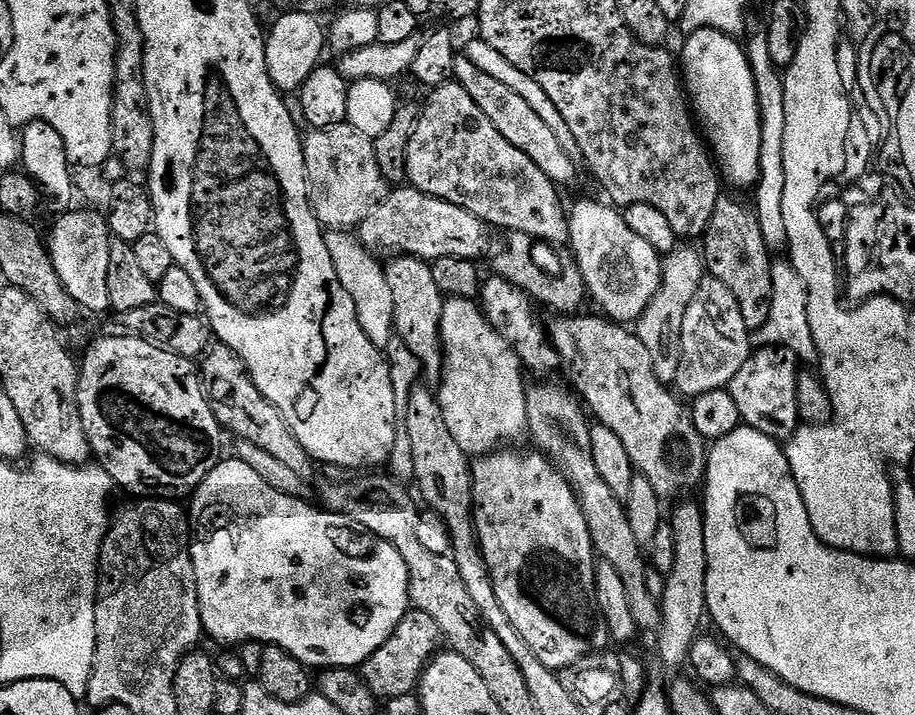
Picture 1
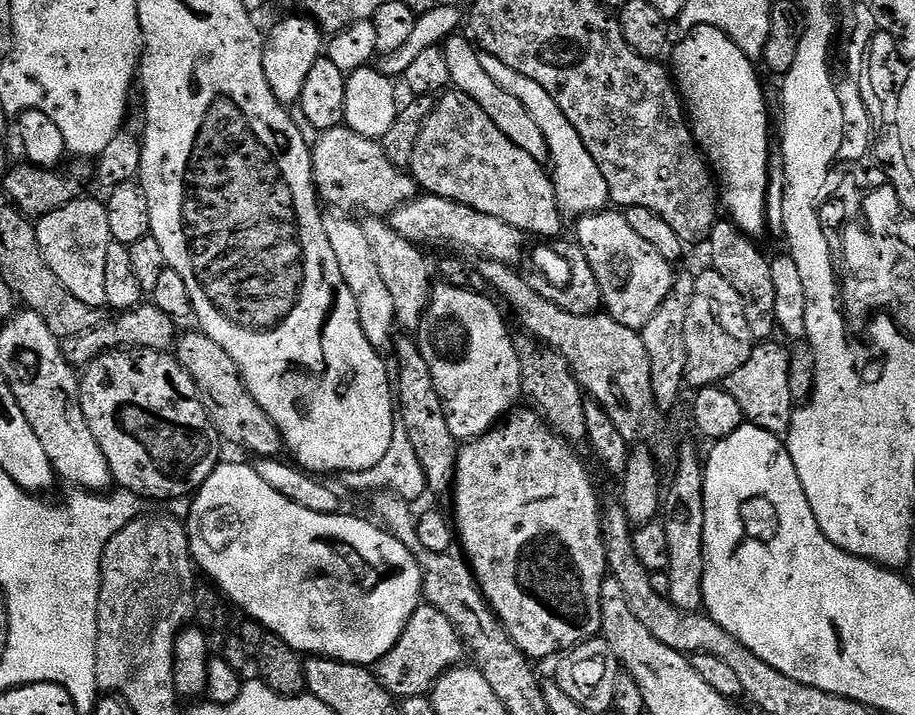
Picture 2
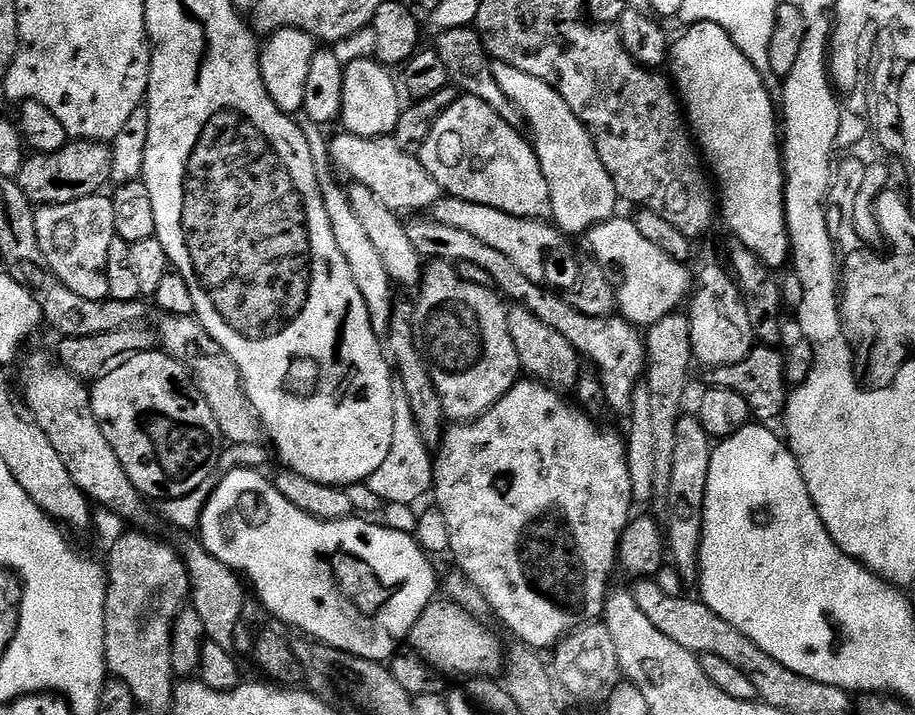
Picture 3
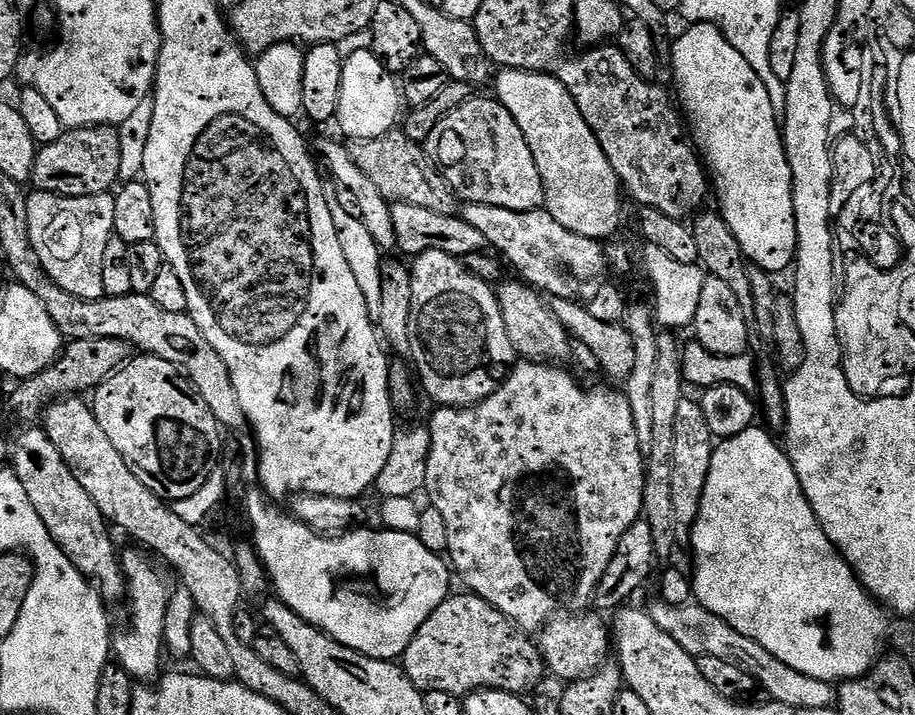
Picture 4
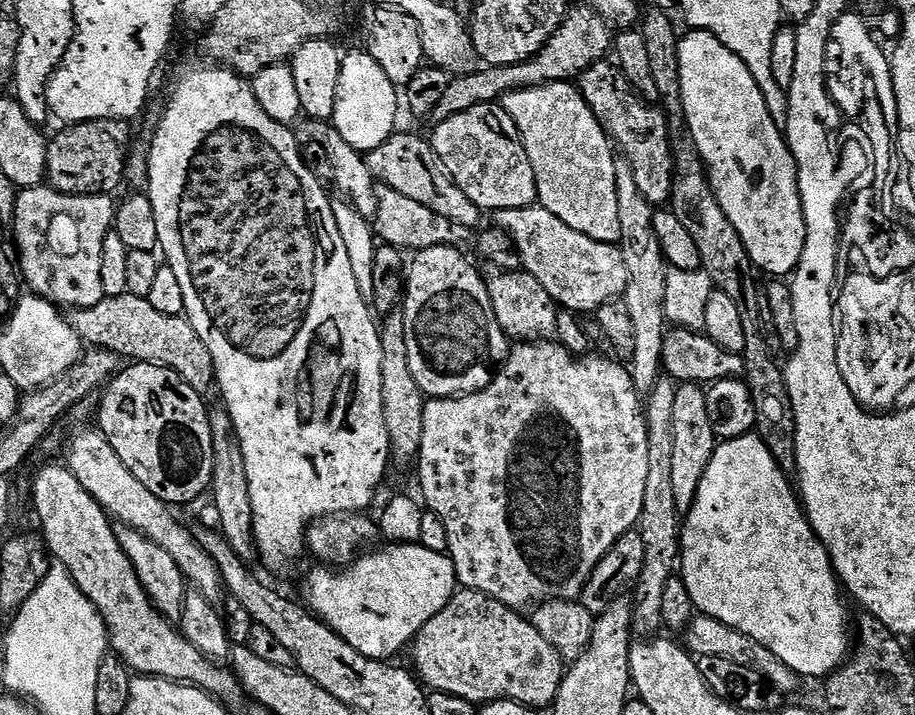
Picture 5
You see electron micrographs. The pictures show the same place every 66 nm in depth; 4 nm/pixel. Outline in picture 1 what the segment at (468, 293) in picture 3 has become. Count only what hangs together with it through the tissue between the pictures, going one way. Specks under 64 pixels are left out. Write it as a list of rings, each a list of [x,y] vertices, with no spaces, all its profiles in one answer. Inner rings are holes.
[[[445,299],[440,346],[444,349],[444,370],[438,395],[442,418],[446,418],[454,442],[470,458],[475,458],[511,445],[508,444],[511,440],[525,439],[528,430],[525,369],[514,345],[498,334],[476,300]]]

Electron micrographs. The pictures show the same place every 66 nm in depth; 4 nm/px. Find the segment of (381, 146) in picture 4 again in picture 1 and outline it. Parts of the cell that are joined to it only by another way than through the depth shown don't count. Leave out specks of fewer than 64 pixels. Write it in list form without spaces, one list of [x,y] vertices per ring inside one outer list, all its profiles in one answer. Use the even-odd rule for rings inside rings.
[[[345,122],[309,131],[303,141],[308,199],[312,201],[318,222],[328,230],[355,229],[390,191],[388,179],[378,170],[373,137],[354,130],[352,124]]]

